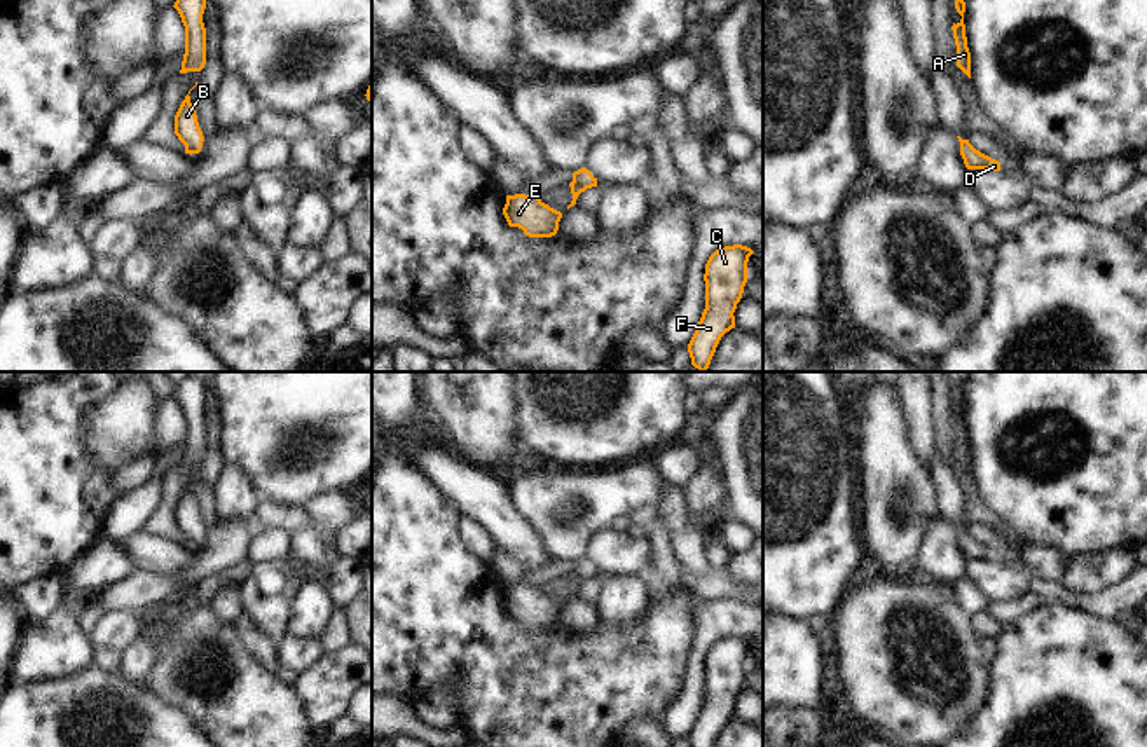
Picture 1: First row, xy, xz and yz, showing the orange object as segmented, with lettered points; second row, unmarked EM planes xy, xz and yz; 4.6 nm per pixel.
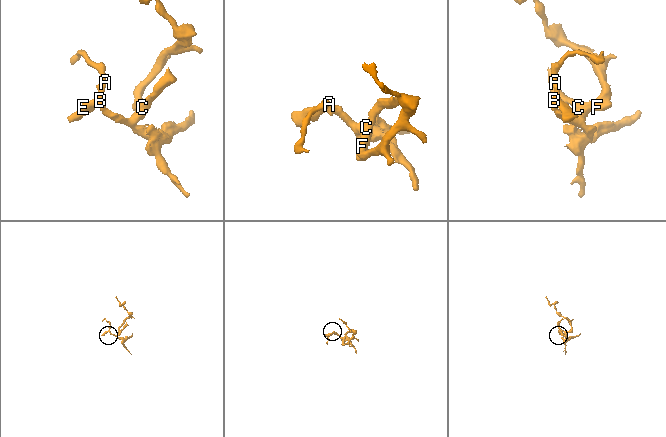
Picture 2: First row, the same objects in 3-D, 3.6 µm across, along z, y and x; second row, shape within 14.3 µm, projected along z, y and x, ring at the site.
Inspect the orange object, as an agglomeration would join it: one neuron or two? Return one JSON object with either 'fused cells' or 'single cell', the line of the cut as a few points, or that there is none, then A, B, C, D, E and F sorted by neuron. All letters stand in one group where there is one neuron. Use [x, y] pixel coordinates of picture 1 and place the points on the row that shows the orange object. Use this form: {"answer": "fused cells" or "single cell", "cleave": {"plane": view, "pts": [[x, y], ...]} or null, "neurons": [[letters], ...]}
{"answer": "single cell", "cleave": null, "neurons": [["A", "B", "C", "D", "E", "F"]]}

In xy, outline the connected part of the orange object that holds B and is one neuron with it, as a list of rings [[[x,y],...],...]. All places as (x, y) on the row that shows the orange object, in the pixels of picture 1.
[[[189,94],[175,115],[175,134],[185,145],[185,154],[192,155],[201,152],[204,136]]]

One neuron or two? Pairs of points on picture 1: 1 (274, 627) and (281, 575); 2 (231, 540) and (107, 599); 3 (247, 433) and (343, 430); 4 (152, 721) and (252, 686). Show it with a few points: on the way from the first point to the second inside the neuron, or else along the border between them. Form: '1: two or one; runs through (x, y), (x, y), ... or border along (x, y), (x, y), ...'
1: one; runs through (274, 615), (274, 587)
2: one; runs through (199, 566), (177, 583), (138, 592)
3: one; runs through (271, 430), (290, 421), (318, 421)
4: two; border along (145, 688), (163, 702), (171, 704), (196, 728)

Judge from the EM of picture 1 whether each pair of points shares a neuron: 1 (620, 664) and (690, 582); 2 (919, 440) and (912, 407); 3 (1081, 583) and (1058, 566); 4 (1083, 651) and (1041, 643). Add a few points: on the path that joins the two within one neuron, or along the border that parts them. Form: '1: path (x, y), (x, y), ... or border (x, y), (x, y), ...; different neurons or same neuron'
1: border (679, 585), (699, 597); different neurons
2: path (919, 431), (917, 416); same neuron
3: border (1071, 559), (1069, 569), (1060, 580); different neurons
4: path (1072, 651), (1051, 651); same neuron

